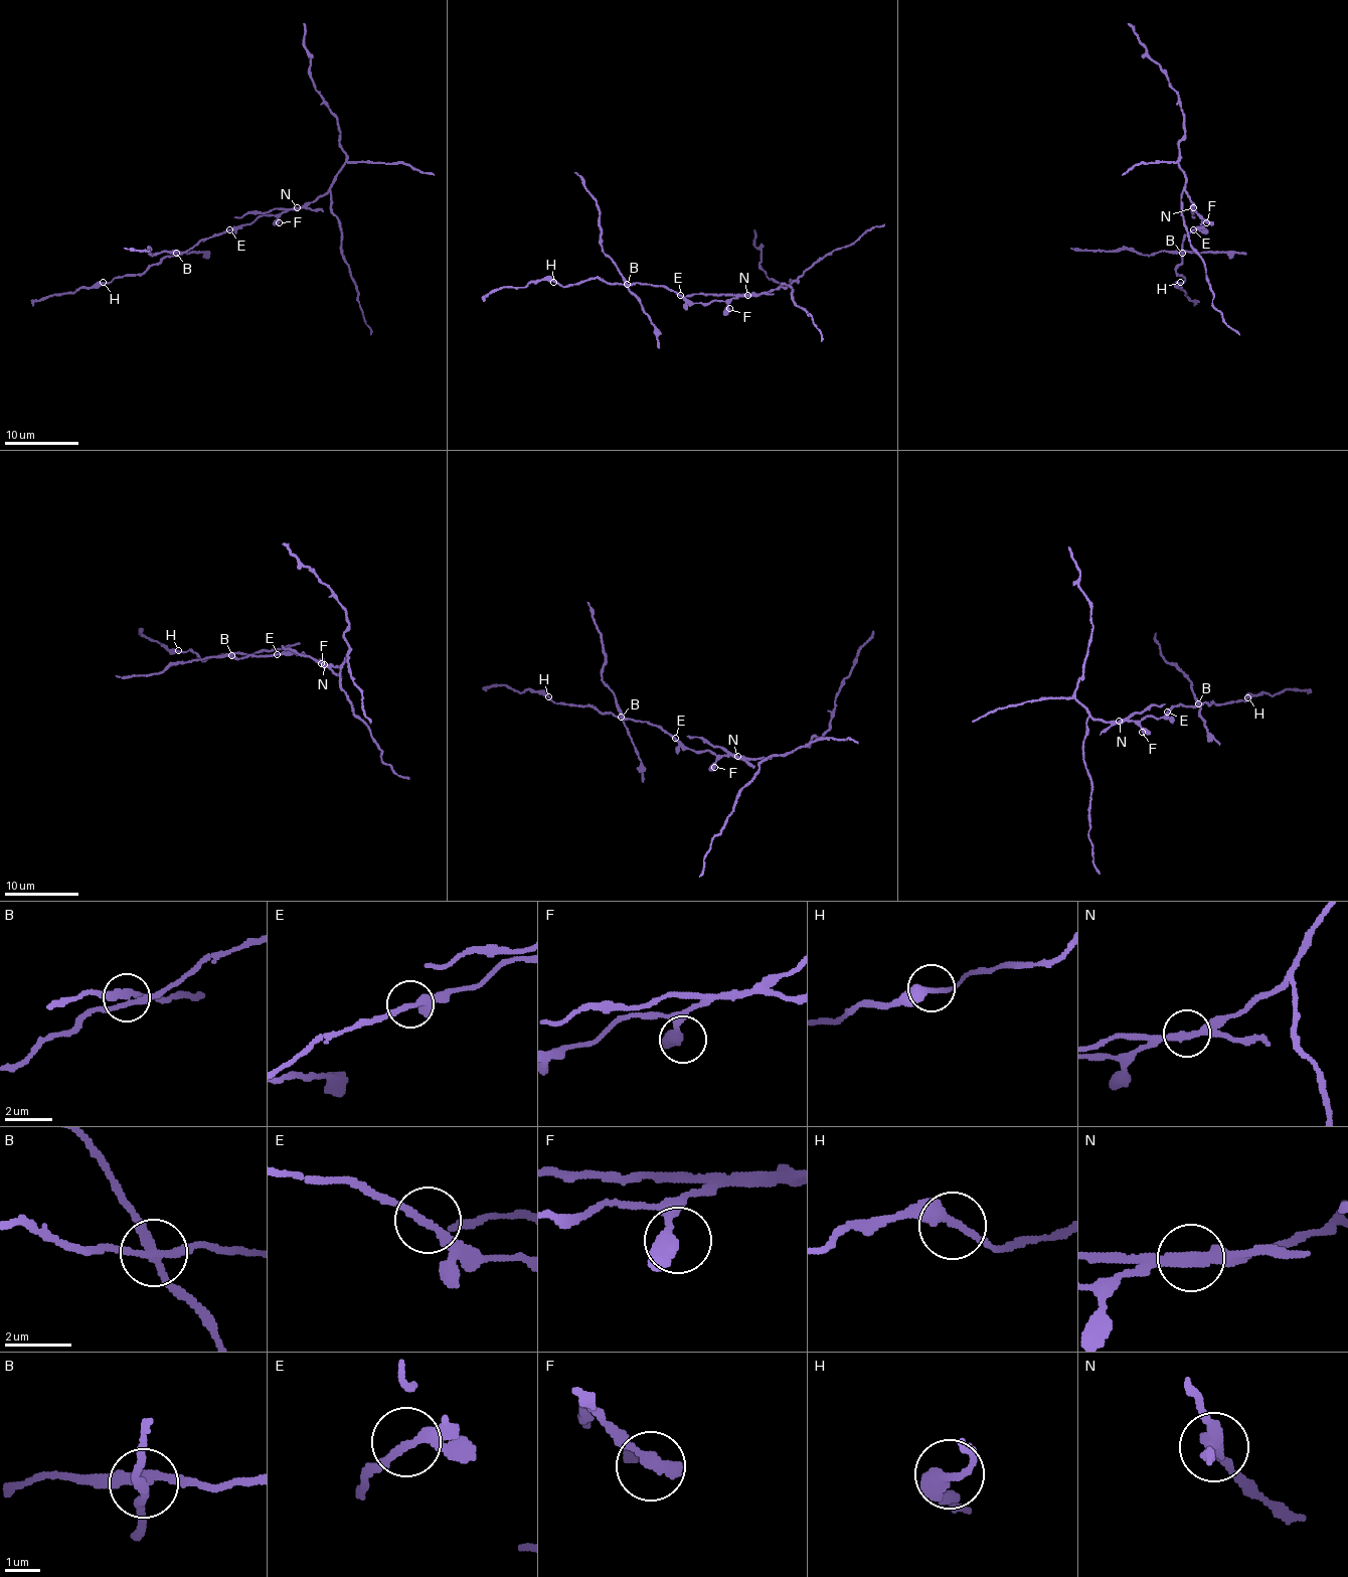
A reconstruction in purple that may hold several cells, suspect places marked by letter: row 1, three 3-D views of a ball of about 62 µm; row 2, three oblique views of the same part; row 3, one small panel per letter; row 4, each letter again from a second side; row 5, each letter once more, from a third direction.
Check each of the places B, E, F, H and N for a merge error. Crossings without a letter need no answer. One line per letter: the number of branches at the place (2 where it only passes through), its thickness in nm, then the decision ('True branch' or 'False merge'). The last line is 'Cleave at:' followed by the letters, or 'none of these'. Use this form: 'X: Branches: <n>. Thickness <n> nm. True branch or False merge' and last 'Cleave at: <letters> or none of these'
B: Branches: 4. Thickness 280 nm. False merge
E: Branches: 2. Thickness 240 nm. True branch
F: Branches: 1. Thickness 500 nm. True branch
H: Branches: 2. Thickness 320 nm. True branch
N: Branches: 2. Thickness 320 nm. False merge
Cleave at: B, N

